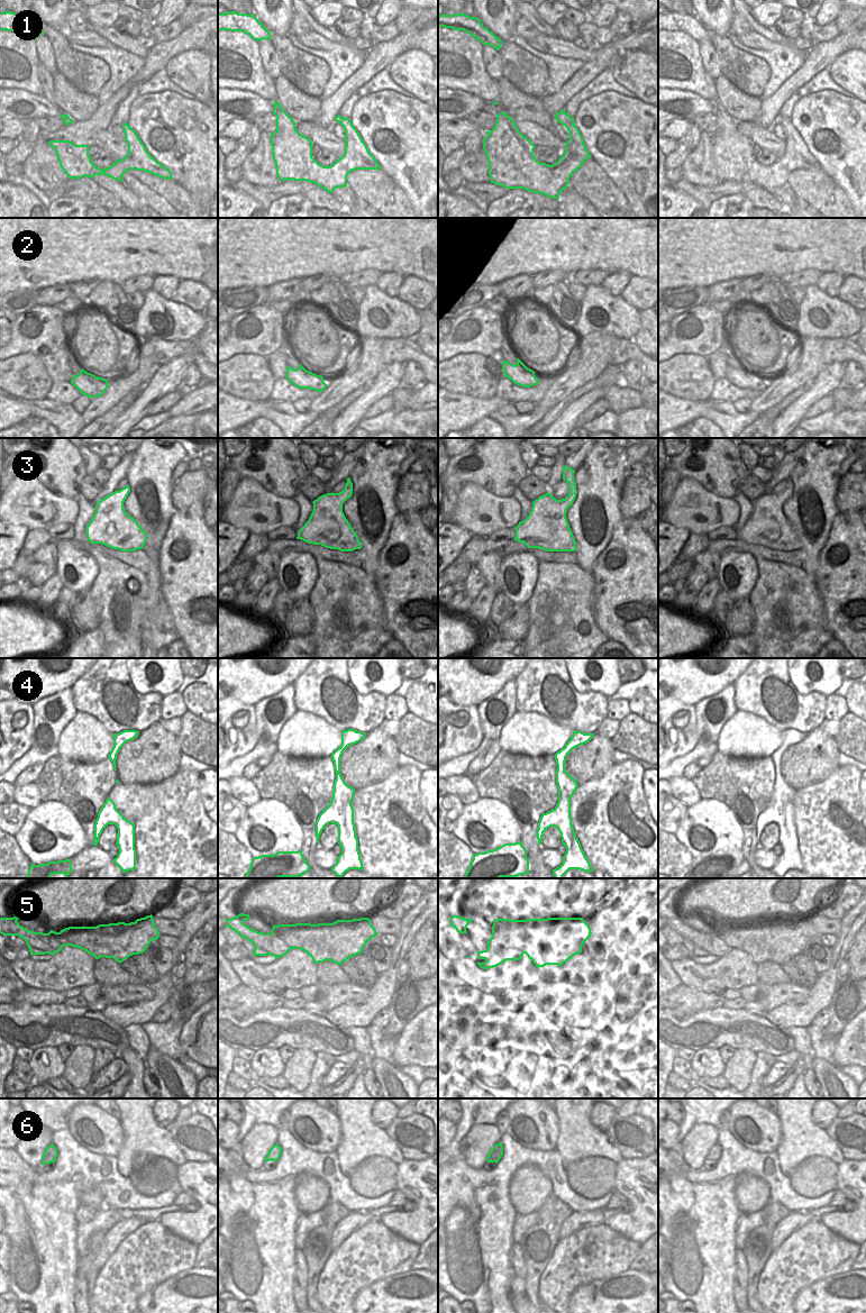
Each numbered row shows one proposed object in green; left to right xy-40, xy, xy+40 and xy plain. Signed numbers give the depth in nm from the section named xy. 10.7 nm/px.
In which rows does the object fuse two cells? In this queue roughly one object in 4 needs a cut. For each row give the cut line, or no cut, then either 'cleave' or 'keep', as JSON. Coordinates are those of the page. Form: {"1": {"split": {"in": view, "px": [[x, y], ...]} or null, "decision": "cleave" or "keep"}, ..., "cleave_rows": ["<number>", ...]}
{"1": {"split": null, "decision": "keep"}, "2": {"split": null, "decision": "keep"}, "3": {"split": null, "decision": "keep"}, "4": {"split": null, "decision": "keep"}, "5": {"split": {"in": "xy+40", "px": [[492, 936], [503, 947], [518, 948], [525, 953]]}, "decision": "cleave"}, "6": {"split": null, "decision": "keep"}, "cleave_rows": ["5"]}

